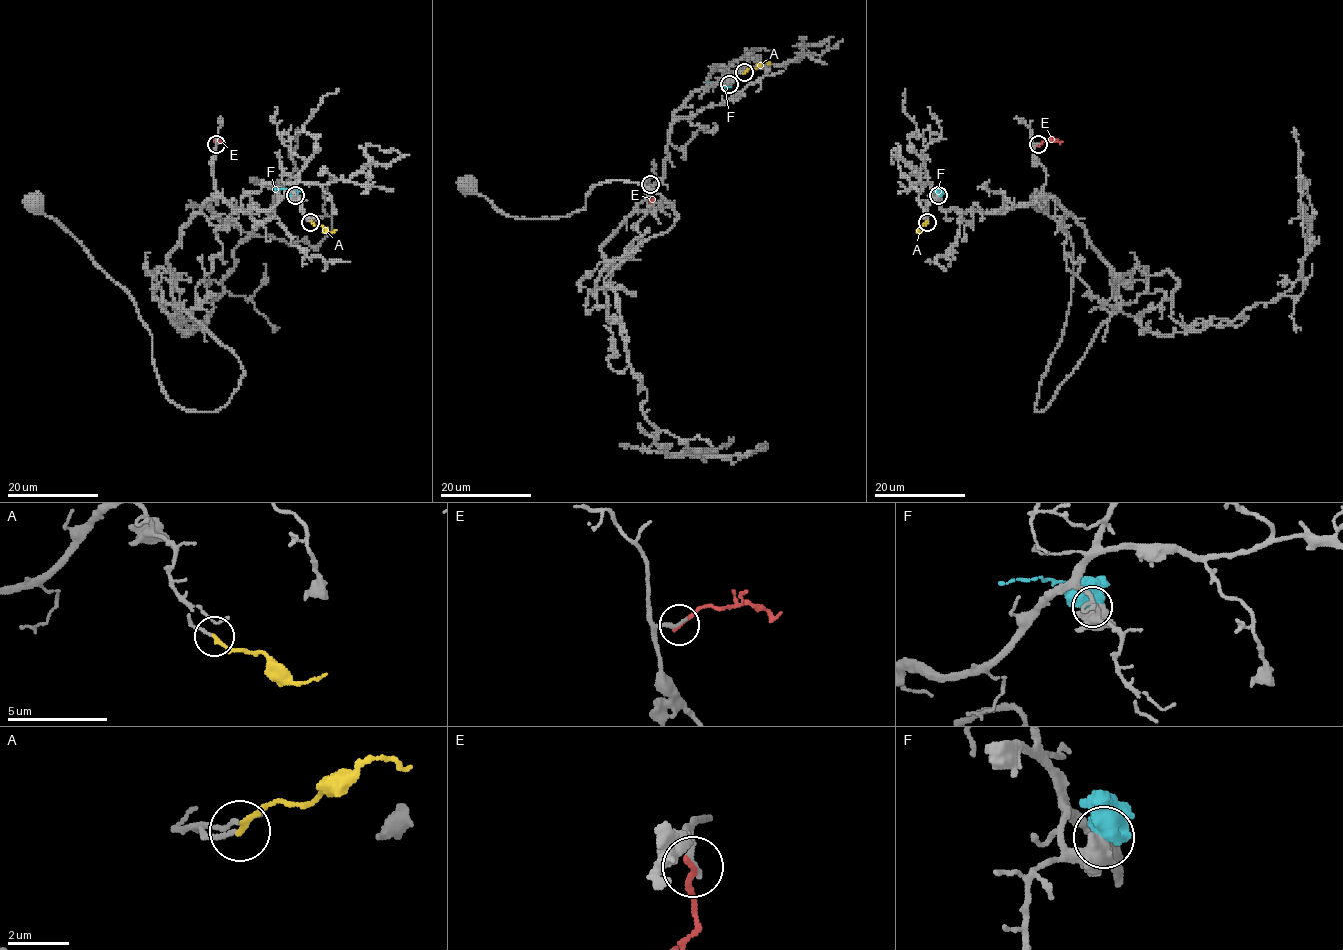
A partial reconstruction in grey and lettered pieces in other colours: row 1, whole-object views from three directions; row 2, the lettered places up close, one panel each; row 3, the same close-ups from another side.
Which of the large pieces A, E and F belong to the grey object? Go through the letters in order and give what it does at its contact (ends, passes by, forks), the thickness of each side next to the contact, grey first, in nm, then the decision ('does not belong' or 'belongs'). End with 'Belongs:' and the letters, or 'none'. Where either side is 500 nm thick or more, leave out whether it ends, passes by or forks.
A: it ends; calibres 130 and 180 nm; belongs
E: it ends; calibres 190 and 200 nm; does not belong
F: calibres 700 and 850 nm; does not belong
Belongs: A

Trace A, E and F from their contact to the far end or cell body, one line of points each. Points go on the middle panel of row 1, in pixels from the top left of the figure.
A: (744, 73), (763, 61), (769, 63)
E: (650, 184), (650, 207)
F: (728, 84), (708, 85)

